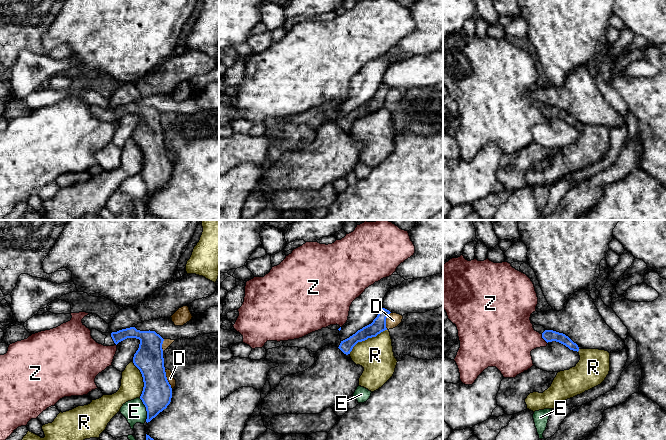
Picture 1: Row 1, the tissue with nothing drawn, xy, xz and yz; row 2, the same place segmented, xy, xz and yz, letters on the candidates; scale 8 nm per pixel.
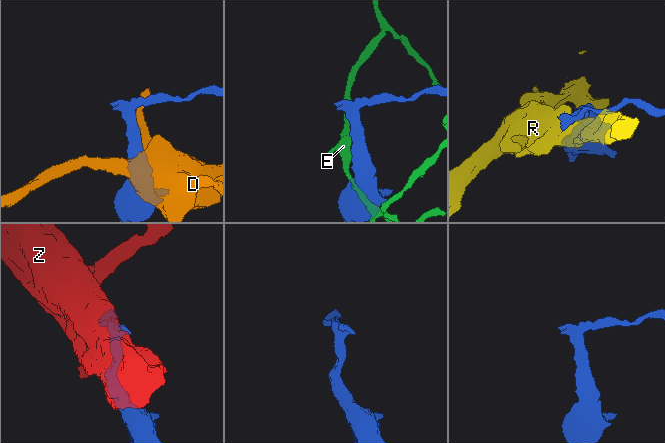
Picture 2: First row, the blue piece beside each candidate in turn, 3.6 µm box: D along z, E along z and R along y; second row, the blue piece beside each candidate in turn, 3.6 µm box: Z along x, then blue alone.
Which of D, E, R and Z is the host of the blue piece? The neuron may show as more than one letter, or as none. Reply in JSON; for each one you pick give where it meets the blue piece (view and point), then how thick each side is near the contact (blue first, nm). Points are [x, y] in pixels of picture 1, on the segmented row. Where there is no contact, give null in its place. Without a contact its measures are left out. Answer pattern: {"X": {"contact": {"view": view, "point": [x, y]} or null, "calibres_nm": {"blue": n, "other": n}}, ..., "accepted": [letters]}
{"accepted": []}

